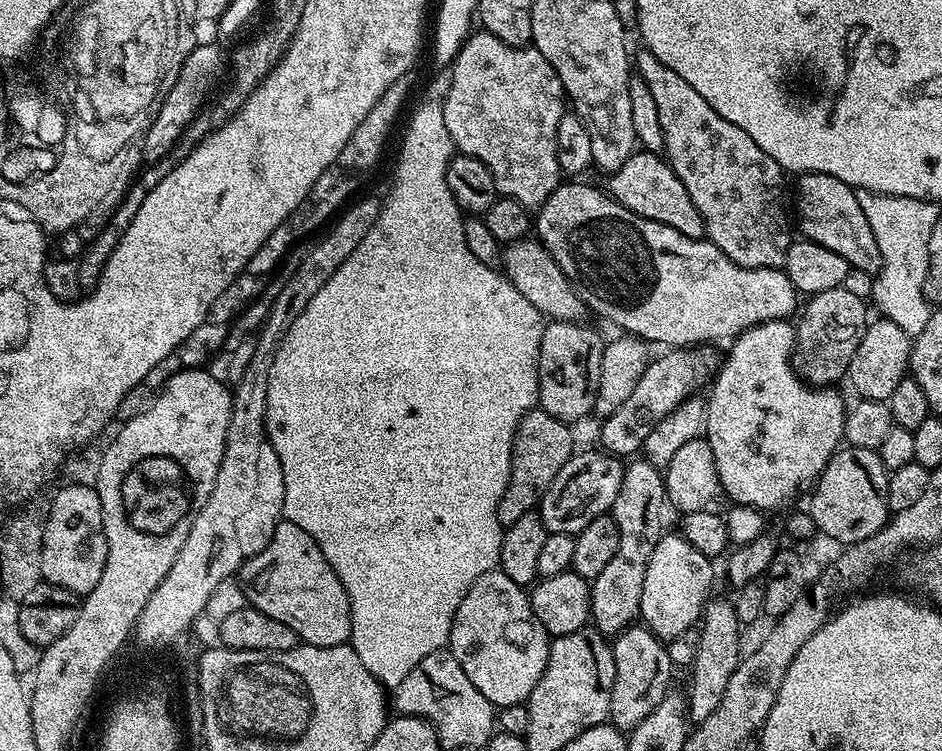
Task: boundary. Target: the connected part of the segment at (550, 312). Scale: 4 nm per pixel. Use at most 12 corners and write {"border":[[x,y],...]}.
{"border":[[539,239],[511,241],[502,271],[549,321],[585,319],[584,299]]}

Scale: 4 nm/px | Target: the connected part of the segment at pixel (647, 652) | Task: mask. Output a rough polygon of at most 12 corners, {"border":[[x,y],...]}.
{"border":[[643,626],[611,641],[608,720],[628,734],[669,695],[665,641]]}

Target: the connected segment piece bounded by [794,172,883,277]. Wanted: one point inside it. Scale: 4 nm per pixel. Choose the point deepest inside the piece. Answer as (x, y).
(830, 215)

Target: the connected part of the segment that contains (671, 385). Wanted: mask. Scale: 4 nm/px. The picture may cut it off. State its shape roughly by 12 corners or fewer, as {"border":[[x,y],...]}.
{"border":[[715,347],[649,359],[601,421],[601,447],[628,458],[650,430],[713,379]]}

